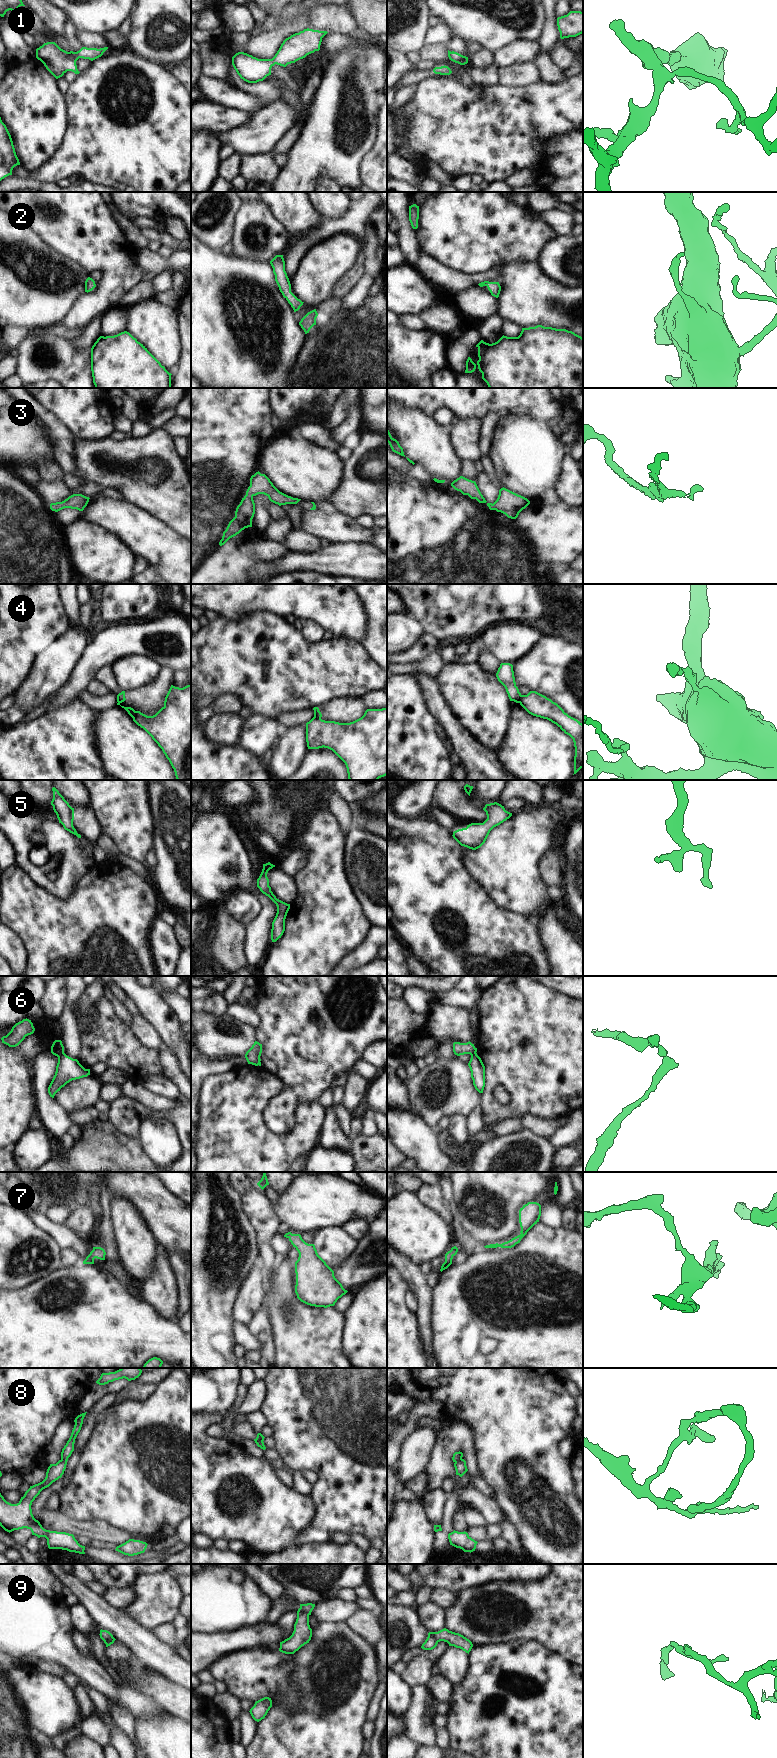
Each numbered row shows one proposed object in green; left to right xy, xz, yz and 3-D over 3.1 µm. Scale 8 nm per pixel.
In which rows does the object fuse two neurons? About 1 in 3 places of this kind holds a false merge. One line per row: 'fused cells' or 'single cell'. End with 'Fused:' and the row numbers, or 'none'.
1: single cell
2: single cell
3: single cell
4: fused cells
5: single cell
6: fused cells
7: single cell
8: fused cells
9: fused cells
Fused: 4, 6, 8, 9

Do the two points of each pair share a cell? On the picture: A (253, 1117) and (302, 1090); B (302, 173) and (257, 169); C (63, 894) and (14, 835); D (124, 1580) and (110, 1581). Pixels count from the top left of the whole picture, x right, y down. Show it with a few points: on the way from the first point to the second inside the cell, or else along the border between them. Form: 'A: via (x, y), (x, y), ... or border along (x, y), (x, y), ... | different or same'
A: border along (278, 1094), (262, 1113), (263, 1122), (272, 1133) | different
B: border along (280, 168), (277, 177), (273, 181) | different
C: via (46, 877), (33, 872), (21, 860), (21, 852) | same
D: via (121, 1580), (113, 1580) | same

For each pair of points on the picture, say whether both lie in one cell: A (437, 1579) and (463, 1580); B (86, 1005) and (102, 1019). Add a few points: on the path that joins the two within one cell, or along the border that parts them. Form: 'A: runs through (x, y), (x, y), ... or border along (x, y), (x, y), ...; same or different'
A: runs through (443, 1579), (457, 1579); same
B: border along (102, 996), (92, 1016), (83, 1018), (76, 1011); different

